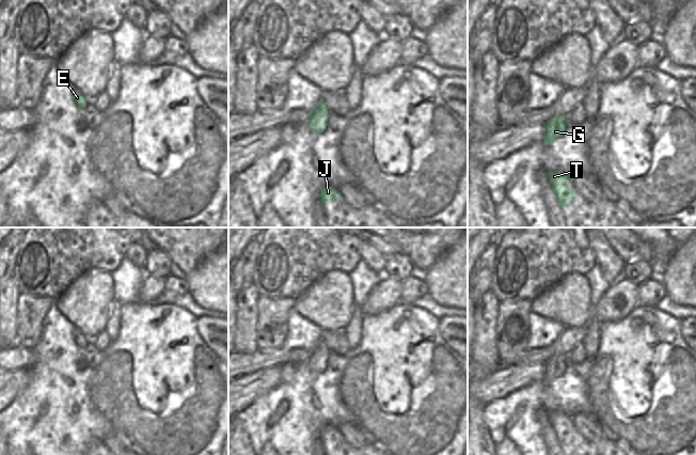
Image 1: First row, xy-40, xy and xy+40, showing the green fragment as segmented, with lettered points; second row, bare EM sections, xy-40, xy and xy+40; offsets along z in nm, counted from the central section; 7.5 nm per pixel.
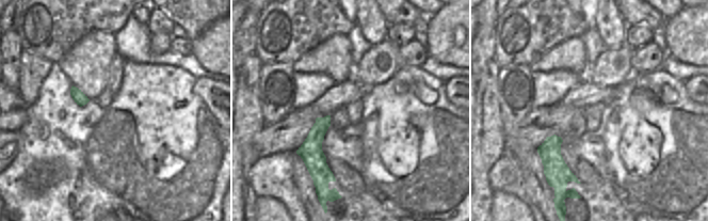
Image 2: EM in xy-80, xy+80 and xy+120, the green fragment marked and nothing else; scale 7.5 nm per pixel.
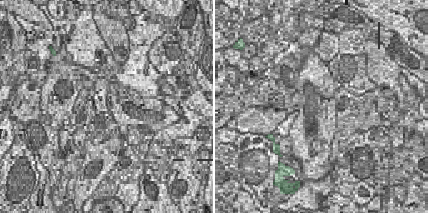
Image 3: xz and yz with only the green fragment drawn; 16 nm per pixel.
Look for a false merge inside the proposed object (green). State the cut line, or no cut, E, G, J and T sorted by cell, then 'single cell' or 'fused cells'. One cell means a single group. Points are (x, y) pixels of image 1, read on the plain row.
no cut; E G J T; single cell

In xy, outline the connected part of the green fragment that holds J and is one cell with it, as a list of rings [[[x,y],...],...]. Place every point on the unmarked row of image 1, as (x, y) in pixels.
[[[326,426],[320,435],[319,435],[319,442],[321,444],[326,444],[328,445],[330,442],[332,442],[335,438],[338,438],[339,437],[339,432],[336,430],[335,428],[333,427],[330,427],[330,426]]]

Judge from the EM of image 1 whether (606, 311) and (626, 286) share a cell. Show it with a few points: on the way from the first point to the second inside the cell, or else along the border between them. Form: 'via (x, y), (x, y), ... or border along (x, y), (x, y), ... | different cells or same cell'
via (611, 304), (611, 298), (619, 292) | same cell

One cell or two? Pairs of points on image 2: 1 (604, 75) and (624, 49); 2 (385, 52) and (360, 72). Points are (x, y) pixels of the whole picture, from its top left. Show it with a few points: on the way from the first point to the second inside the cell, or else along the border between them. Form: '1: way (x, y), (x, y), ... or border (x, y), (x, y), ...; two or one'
1: way (610, 68), (622, 56); one
2: way (379, 59), (367, 70); one

